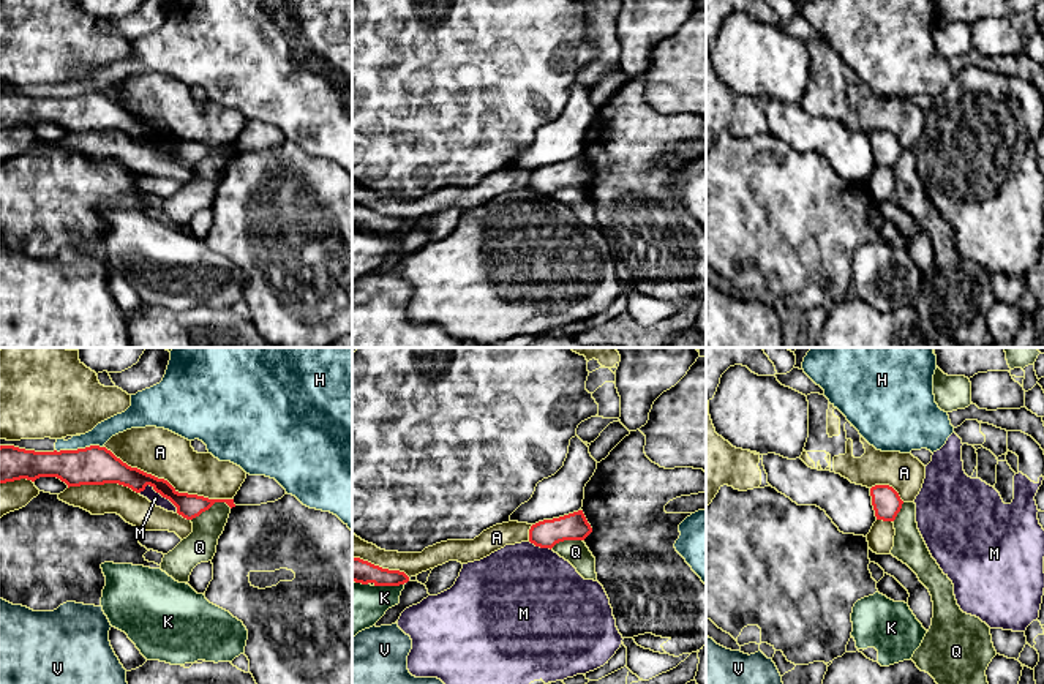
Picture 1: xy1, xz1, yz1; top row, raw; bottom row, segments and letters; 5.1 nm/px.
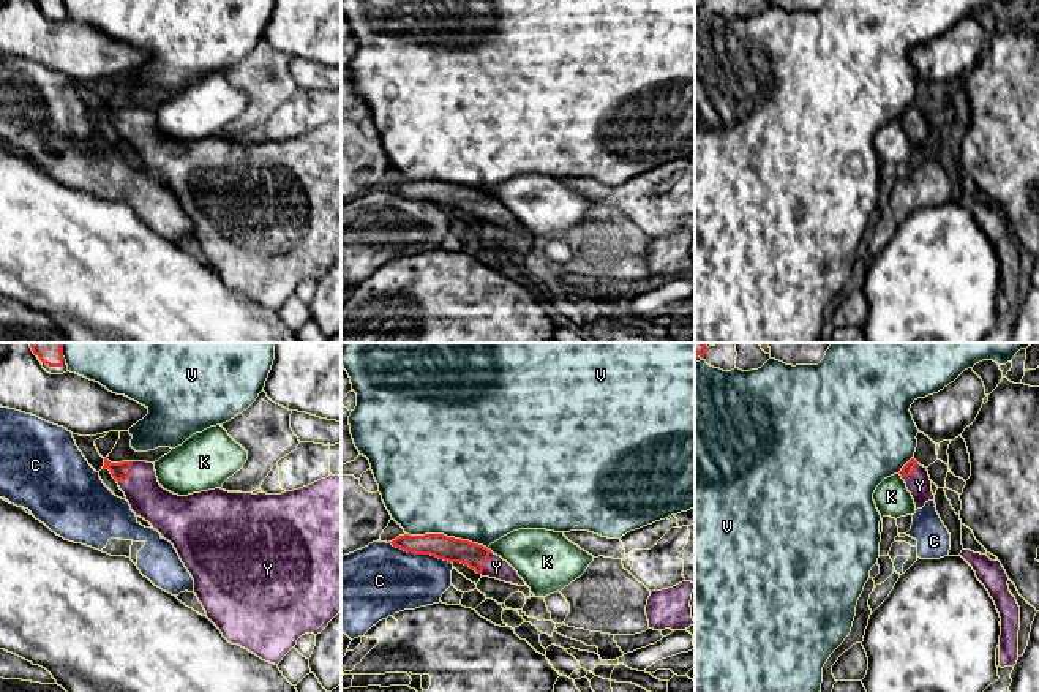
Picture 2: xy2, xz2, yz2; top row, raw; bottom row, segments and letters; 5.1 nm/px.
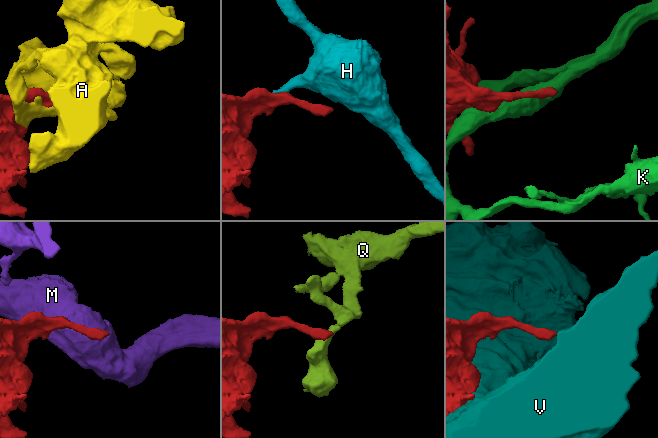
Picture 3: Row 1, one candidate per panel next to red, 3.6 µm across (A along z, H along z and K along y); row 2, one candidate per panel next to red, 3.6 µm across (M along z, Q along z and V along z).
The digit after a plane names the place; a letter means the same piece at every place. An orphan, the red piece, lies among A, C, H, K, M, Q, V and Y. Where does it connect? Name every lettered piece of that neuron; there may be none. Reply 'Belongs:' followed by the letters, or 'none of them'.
Belongs: Y

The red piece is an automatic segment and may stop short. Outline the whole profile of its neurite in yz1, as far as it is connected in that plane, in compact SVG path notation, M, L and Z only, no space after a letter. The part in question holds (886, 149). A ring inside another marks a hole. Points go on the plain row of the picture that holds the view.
M875 131L870 142L877 166L894 167L903 150L899 139L889 131Z

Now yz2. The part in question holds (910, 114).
M911 104L898 120L905 126L906 134L914 145L916 156L922 155L928 147L935 147L928 117L914 104Z

